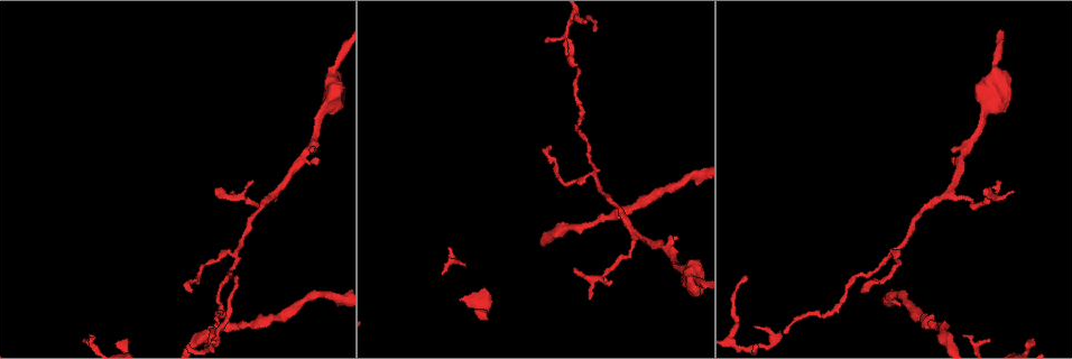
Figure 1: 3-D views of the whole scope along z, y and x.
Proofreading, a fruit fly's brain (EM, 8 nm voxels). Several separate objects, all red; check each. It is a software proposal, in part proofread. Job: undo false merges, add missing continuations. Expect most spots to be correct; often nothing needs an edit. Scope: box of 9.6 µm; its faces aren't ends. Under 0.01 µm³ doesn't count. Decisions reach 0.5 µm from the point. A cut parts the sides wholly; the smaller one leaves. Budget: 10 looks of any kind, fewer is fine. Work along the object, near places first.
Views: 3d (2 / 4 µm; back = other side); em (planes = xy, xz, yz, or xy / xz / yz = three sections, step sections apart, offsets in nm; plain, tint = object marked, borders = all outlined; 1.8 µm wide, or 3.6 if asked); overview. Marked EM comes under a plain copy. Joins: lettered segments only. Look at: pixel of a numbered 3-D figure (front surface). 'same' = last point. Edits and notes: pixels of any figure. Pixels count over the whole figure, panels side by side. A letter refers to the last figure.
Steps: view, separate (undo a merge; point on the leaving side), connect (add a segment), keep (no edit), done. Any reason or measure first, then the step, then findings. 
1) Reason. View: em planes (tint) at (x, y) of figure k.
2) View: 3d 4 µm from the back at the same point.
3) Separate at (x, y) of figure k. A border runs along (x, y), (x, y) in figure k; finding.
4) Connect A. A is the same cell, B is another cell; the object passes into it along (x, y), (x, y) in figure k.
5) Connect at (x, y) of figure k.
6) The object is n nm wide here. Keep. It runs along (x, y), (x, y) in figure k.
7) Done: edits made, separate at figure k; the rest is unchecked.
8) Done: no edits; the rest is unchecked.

Free end. View: em planes (borders) at (319, 160) of figure 1.

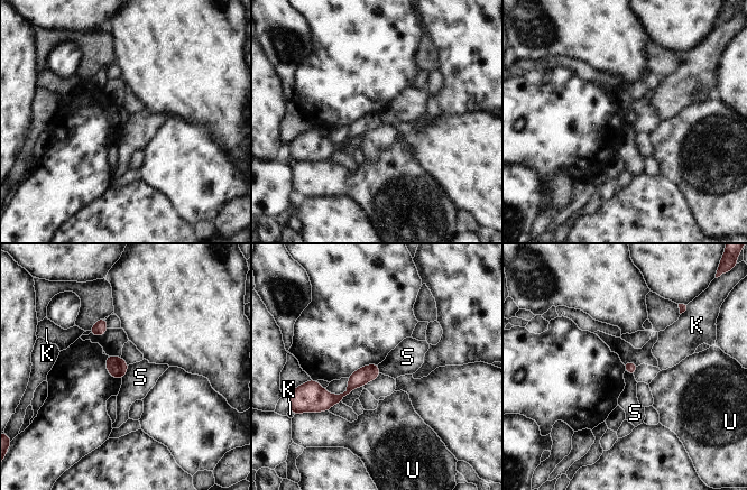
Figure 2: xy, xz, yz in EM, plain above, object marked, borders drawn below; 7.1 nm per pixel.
Keep. K, S and U are other cells; it runs along (376, 368), (339, 398), (312, 386) in figure 2; no lettered segment goes on from it.

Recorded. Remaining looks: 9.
Tapers out. View: em planes (borders) at (1012, 191) of figure 1.

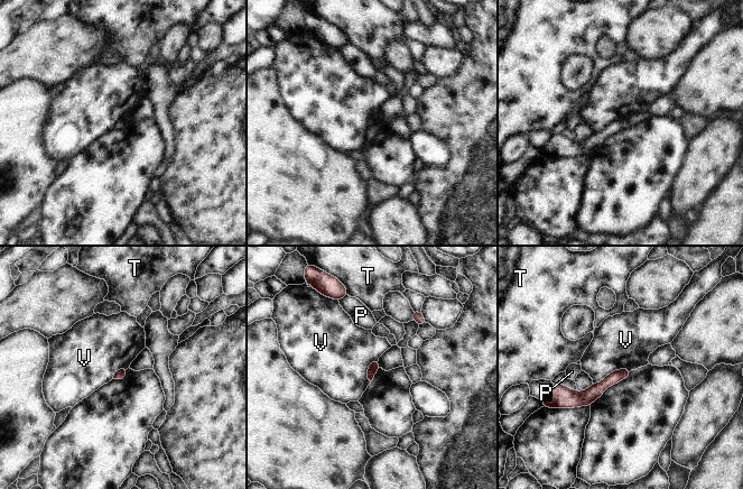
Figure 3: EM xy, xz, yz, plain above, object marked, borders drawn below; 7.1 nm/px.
Keep. P, T and V are other cells; a border runs along (630, 369), (614, 369), (593, 384) in figure 3; none of them fits.

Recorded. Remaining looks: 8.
Free end. View: 3d 4 µm at (863, 290) of figure 1.

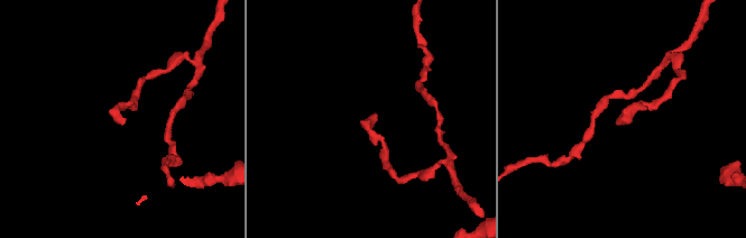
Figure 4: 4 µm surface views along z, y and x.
Now the EM. View: em xy step 16 (tint) at (377, 116) of figure 4.

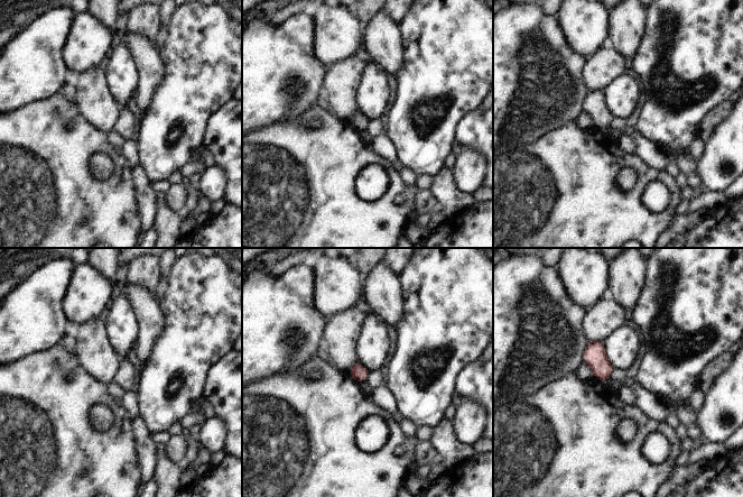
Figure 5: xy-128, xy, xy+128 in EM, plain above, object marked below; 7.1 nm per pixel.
Cut it another way. View: em xz step 16 (borders) at the same point.

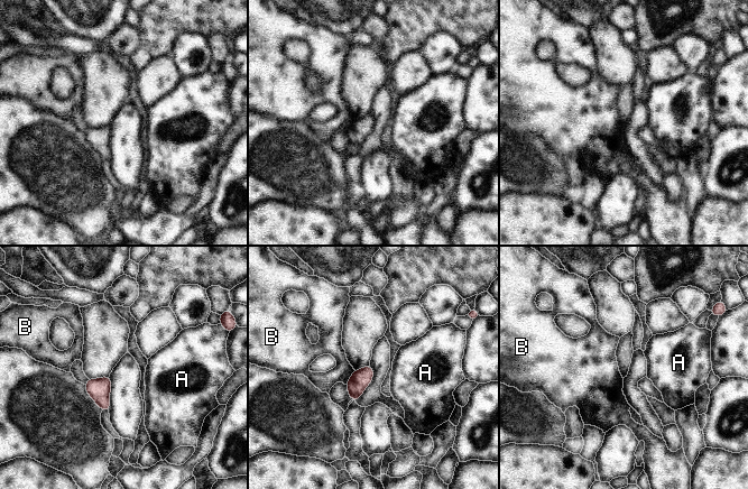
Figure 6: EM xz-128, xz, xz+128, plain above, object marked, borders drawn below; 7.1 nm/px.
The object is 140 nm wide here. Keep. A and B are other cells; a border runs along (354, 370), (345, 384) in figure 6; no lettered segment goes on from it.

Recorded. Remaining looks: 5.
Branch stops here. View: 3d 2 µm at (484, 320) of figure 1.

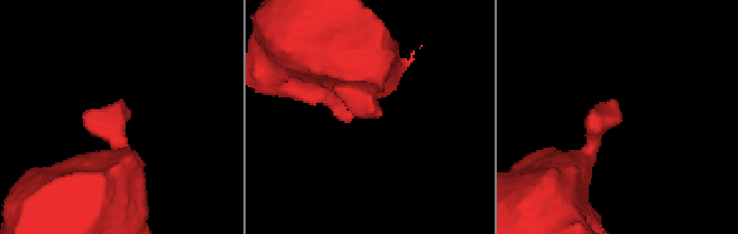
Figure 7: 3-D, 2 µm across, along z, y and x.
Shape alone is not enough. View: em xz step 16 (borders) at (611, 99) of figure 7.

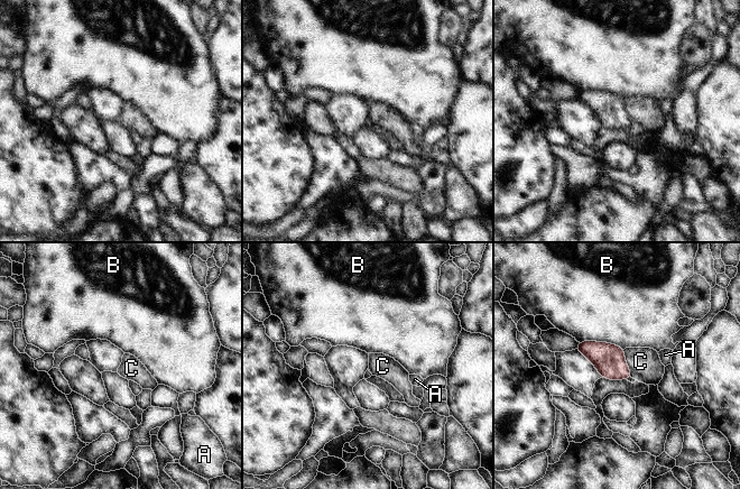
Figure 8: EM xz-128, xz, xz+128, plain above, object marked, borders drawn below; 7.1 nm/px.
Keep. A, B and C are other cells; a border runs along (623, 349), (623, 360), (631, 377) in figure 8; no lettered segment goes on from it.

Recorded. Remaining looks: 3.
Done: no edits; the rest is unchecked.

